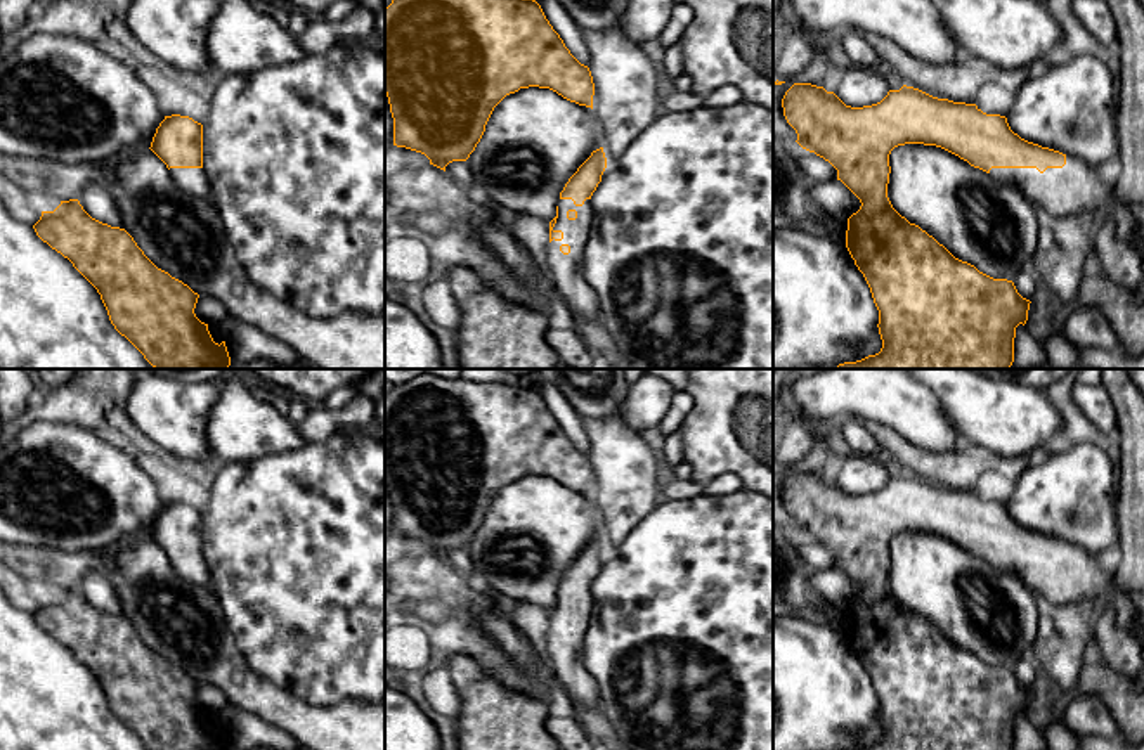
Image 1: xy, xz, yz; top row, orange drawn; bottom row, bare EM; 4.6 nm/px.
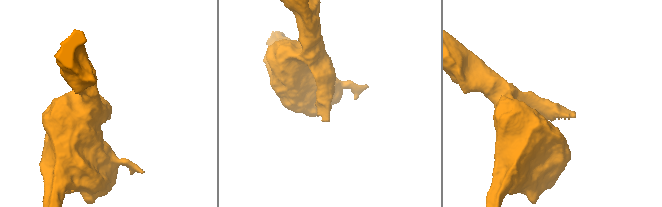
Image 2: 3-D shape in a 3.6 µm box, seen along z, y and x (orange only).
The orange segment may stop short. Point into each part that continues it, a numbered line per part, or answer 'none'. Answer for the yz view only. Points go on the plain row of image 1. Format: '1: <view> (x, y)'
1: yz (1075, 577)

